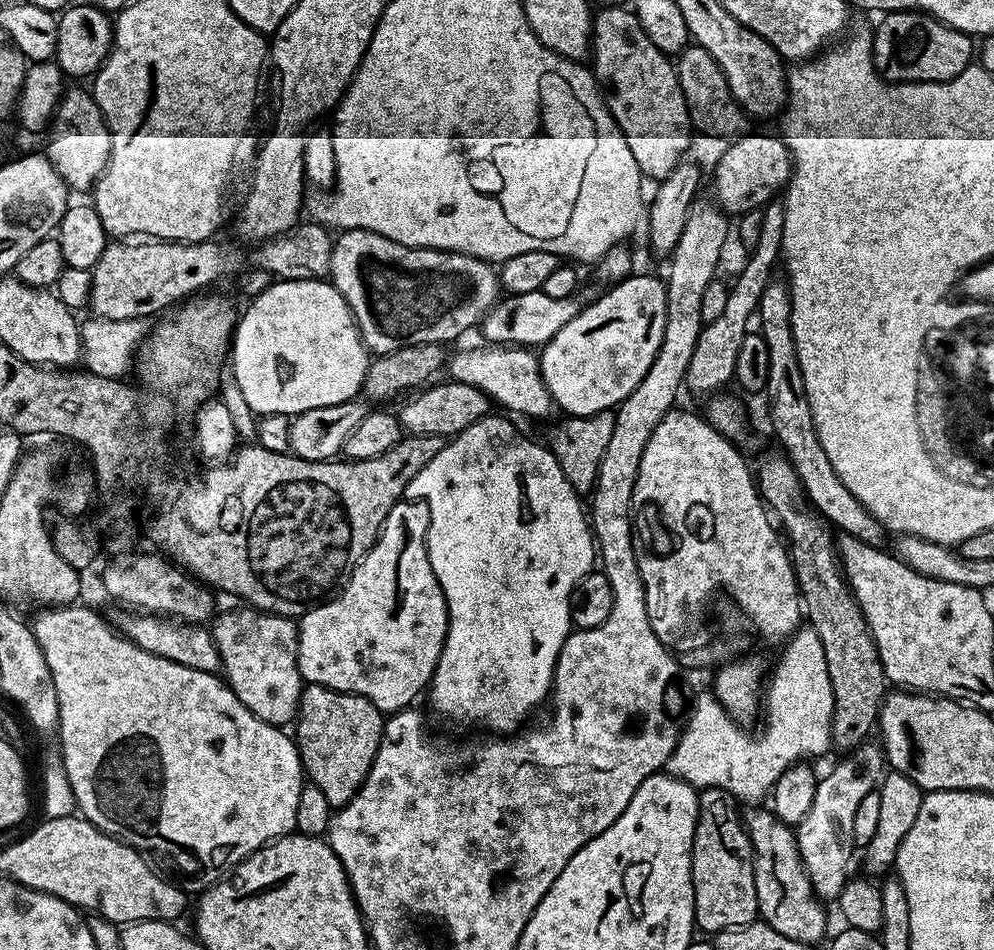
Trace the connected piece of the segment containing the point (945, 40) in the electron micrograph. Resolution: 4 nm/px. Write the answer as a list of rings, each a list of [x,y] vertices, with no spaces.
[[[885,12],[879,20],[880,25],[872,32],[872,57],[875,71],[889,84],[904,84],[907,80],[942,82],[958,78],[973,63],[973,37],[926,12]]]

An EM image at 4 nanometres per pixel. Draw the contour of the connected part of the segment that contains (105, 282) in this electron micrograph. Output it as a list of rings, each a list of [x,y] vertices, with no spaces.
[[[213,238],[201,244],[178,244],[171,240],[110,242],[102,250],[102,258],[98,258],[90,270],[92,290],[88,304],[92,308],[91,315],[101,320],[149,318],[163,308],[171,309],[185,298],[211,289],[208,287],[216,279],[236,278],[249,267],[248,256],[238,245],[219,244],[218,241]]]

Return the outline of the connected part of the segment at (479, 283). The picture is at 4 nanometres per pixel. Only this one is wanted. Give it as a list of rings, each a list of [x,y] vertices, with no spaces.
[[[349,228],[335,237],[328,276],[338,294],[346,298],[360,339],[372,354],[393,352],[415,344],[444,344],[456,340],[463,332],[471,328],[473,331],[502,296],[500,277],[489,261],[461,252],[402,246],[382,234],[361,228]]]

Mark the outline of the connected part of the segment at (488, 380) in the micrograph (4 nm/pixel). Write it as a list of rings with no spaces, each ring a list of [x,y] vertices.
[[[483,346],[484,348],[472,348],[469,352],[460,352],[456,357],[449,359],[446,364],[447,375],[451,379],[474,386],[487,394],[489,401],[501,404],[509,413],[521,412],[524,416],[548,416],[554,412],[552,395],[546,386],[546,382],[540,373],[540,361],[535,351],[524,346]]]

